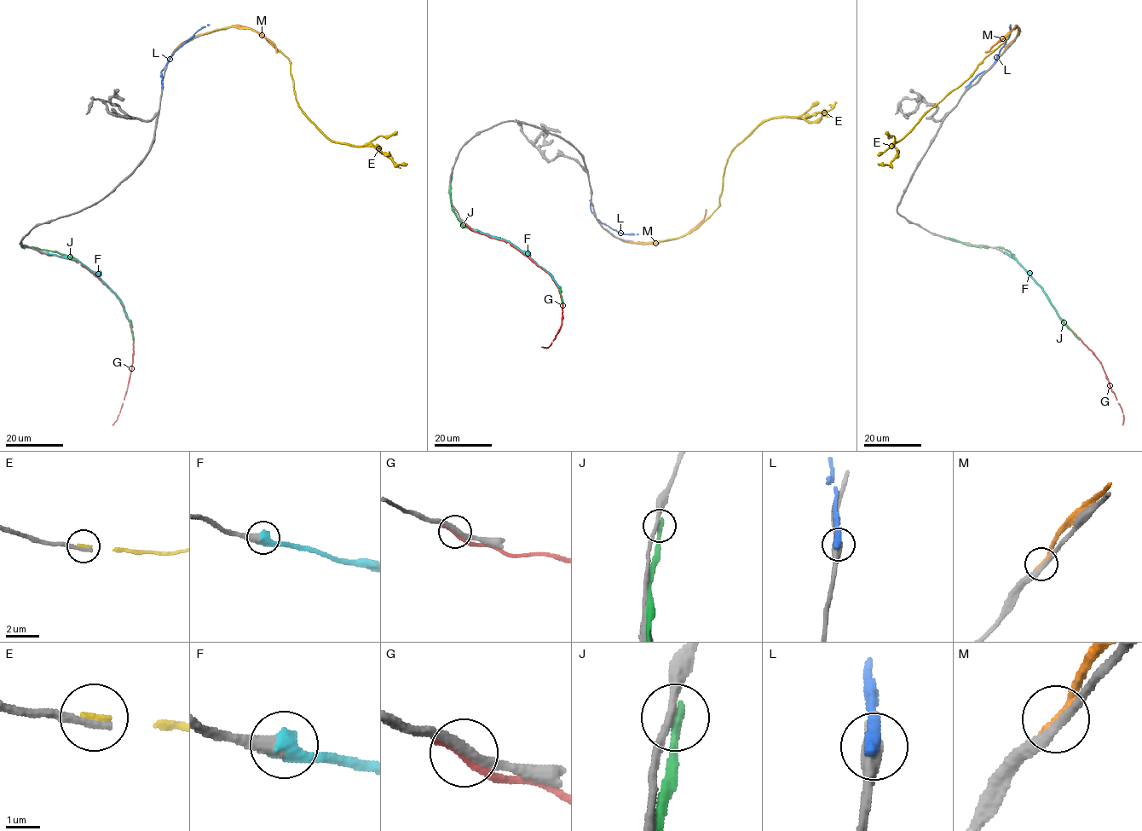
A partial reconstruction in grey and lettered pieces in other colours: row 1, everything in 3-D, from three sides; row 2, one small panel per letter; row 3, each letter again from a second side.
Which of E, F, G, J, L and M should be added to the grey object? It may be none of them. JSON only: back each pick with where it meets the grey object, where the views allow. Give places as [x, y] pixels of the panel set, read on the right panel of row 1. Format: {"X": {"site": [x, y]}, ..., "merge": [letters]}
{"F": {"site": [1006, 253]}, "merge": ["F"]}

